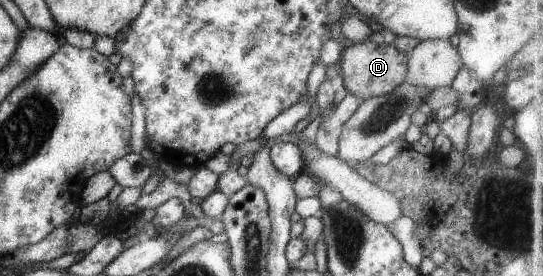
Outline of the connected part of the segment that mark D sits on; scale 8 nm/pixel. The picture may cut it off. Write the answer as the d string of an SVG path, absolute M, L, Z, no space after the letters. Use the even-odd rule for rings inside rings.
M376 40L361 41L342 48L341 57L337 63L337 71L341 83L348 93L363 100L375 95L387 95L397 85L408 79L407 56L401 55L392 44L384 44Z

